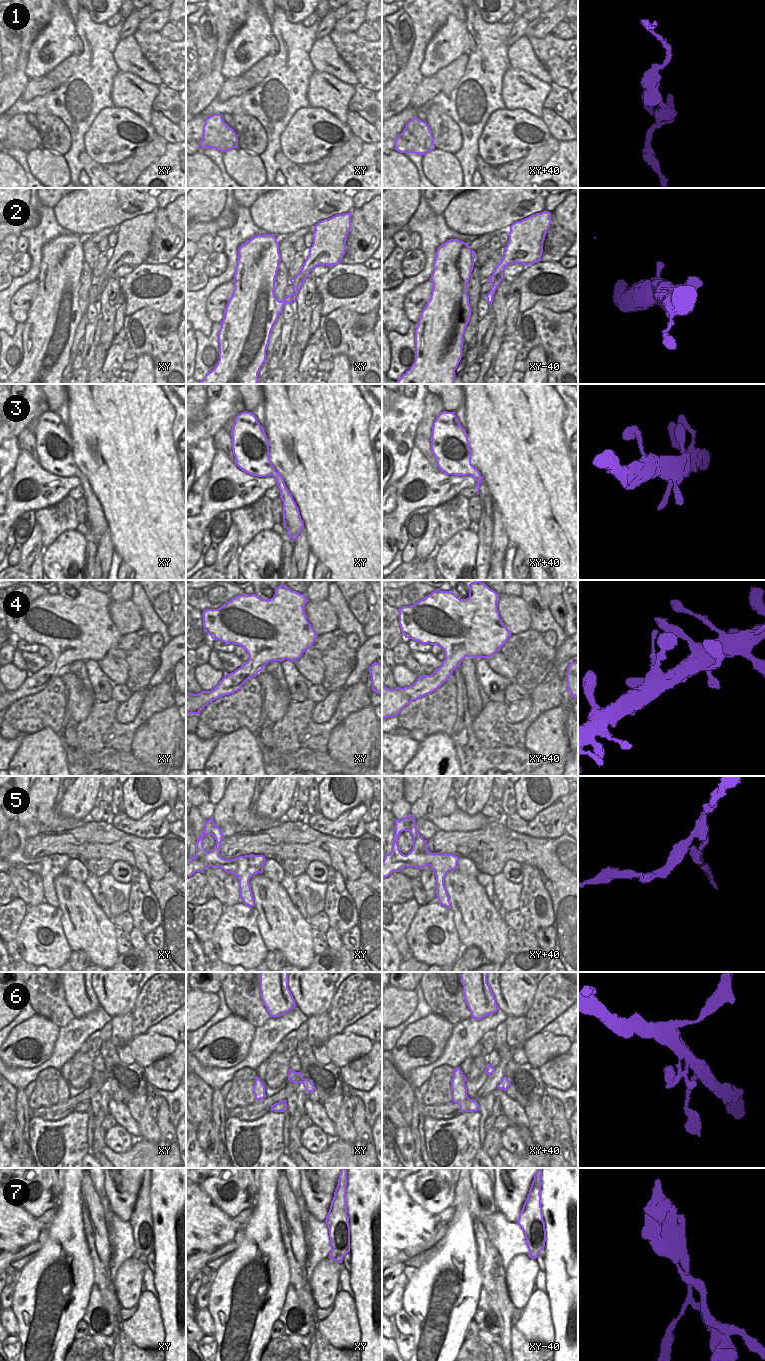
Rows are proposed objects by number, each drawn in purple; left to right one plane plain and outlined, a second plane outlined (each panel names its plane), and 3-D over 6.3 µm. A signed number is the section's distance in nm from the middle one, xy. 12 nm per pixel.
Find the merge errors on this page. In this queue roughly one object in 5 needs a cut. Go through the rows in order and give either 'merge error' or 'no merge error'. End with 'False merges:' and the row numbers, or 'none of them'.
1: merge error
2: no merge error
3: no merge error
4: no merge error
5: no merge error
6: no merge error
7: merge error
False merges: 1, 7

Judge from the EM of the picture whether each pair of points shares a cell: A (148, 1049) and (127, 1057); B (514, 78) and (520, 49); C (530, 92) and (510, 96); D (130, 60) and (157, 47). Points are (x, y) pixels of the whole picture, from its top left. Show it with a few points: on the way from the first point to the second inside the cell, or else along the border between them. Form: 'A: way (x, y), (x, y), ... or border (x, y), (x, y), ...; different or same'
A: border (128, 1044), (135, 1061); different
B: border (510, 66), (522, 69), (538, 78); different
C: way (525, 92), (518, 92), (515, 95); same
D: border (132, 35), (142, 55), (157, 73); different

